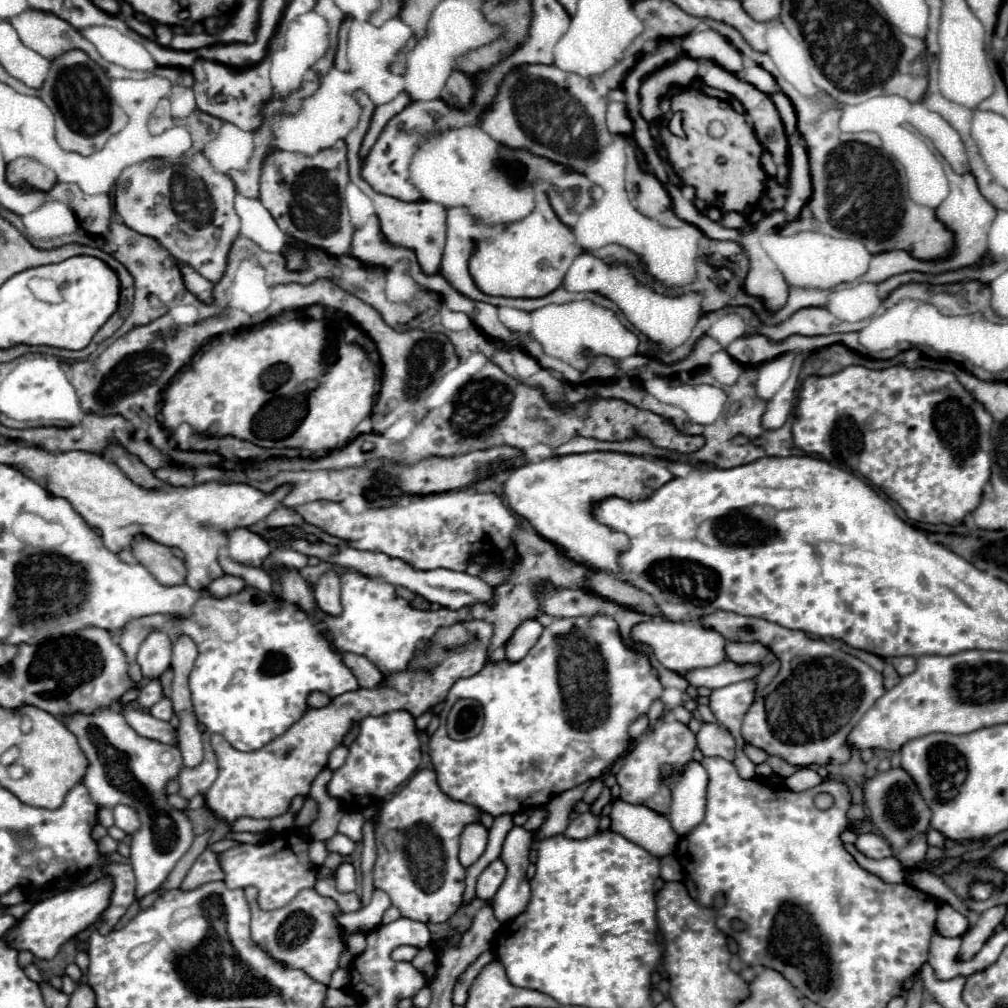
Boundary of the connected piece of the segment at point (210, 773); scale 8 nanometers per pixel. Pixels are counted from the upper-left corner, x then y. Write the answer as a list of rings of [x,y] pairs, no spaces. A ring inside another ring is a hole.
[[[346,569],[346,573],[342,575],[342,613],[338,617],[332,617],[318,607],[314,607],[314,613],[306,613],[298,605],[276,599],[272,593],[264,593],[256,587],[244,587],[242,591],[222,599],[210,595],[206,587],[202,587],[200,591],[204,595],[194,603],[190,617],[178,623],[170,623],[166,631],[172,641],[176,641],[180,635],[188,635],[198,647],[198,657],[190,673],[190,693],[196,717],[204,725],[204,759],[198,767],[184,767],[180,773],[180,795],[184,795],[186,799],[192,799],[198,793],[206,793],[218,775],[216,755],[210,747],[210,737],[214,733],[222,735],[238,751],[258,751],[266,743],[282,735],[286,729],[290,729],[306,713],[306,699],[310,693],[320,691],[328,697],[338,697],[342,693],[358,689],[354,673],[342,661],[344,653],[364,655],[384,675],[406,671],[414,655],[426,655],[430,639],[438,627],[450,627],[454,623],[468,621],[470,617],[468,607],[462,607],[462,611],[414,609],[410,601],[396,595],[394,585],[356,573],[352,569]]]

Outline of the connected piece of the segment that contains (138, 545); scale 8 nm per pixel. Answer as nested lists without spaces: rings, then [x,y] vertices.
[[[138,535],[130,545],[132,555],[142,563],[162,585],[180,585],[186,579],[184,561],[178,559],[170,547],[160,545],[144,535]]]

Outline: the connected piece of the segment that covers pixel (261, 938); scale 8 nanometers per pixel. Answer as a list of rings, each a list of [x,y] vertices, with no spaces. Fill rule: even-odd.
[[[246,889],[248,903],[252,907],[252,939],[260,943],[276,961],[306,971],[320,983],[330,983],[330,975],[338,969],[338,957],[344,951],[344,929],[338,927],[338,915],[342,913],[338,903],[320,895],[316,889],[300,891],[288,905],[272,911],[258,907],[258,889]]]

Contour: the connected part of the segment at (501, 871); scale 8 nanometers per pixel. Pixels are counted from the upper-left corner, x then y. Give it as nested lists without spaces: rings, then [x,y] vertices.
[[[496,859],[492,861],[484,871],[482,875],[478,877],[478,885],[476,885],[476,897],[482,899],[482,901],[492,901],[498,887],[502,885],[506,877],[506,865],[502,863],[502,859]]]

